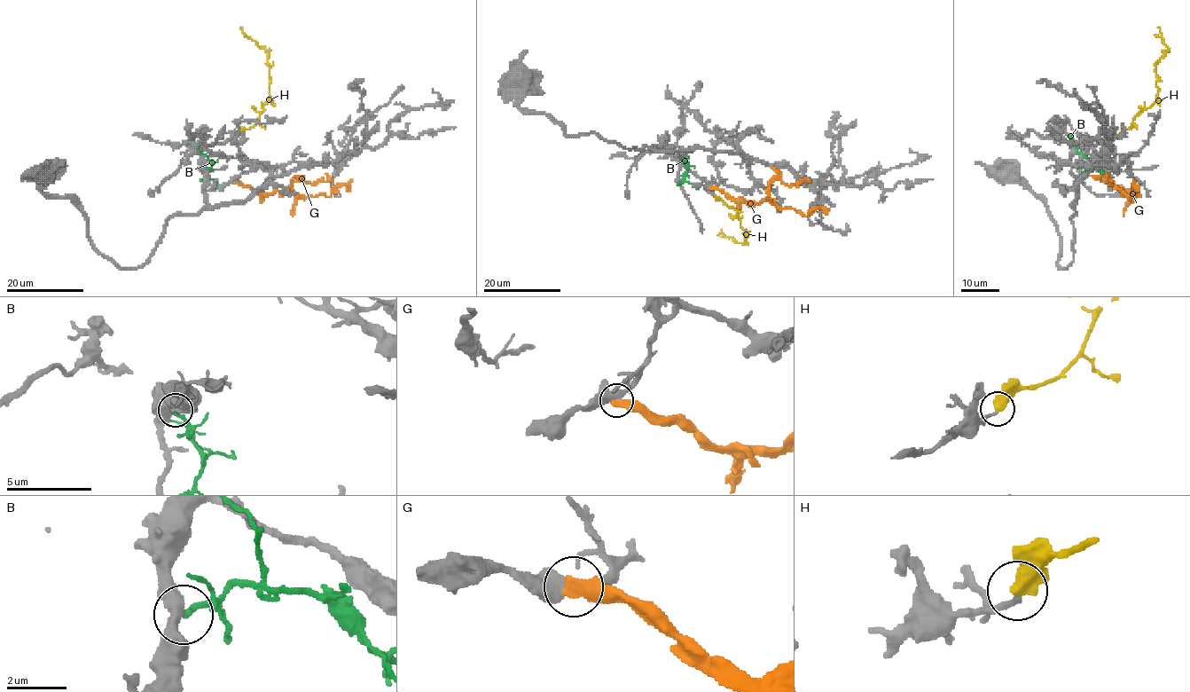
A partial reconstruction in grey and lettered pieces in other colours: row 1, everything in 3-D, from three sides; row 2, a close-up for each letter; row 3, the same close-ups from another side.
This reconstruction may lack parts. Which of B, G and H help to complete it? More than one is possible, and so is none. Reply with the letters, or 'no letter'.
no letter

